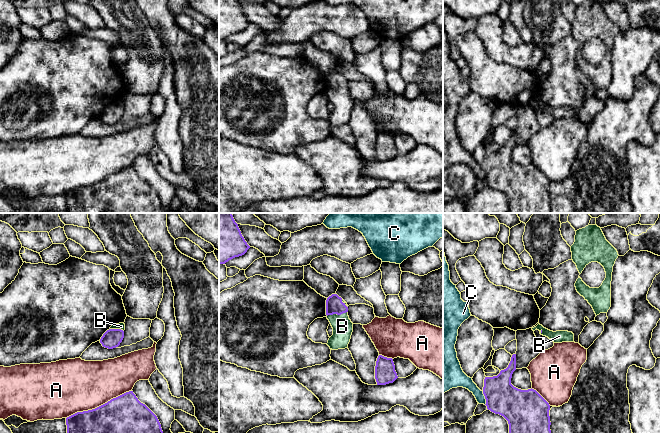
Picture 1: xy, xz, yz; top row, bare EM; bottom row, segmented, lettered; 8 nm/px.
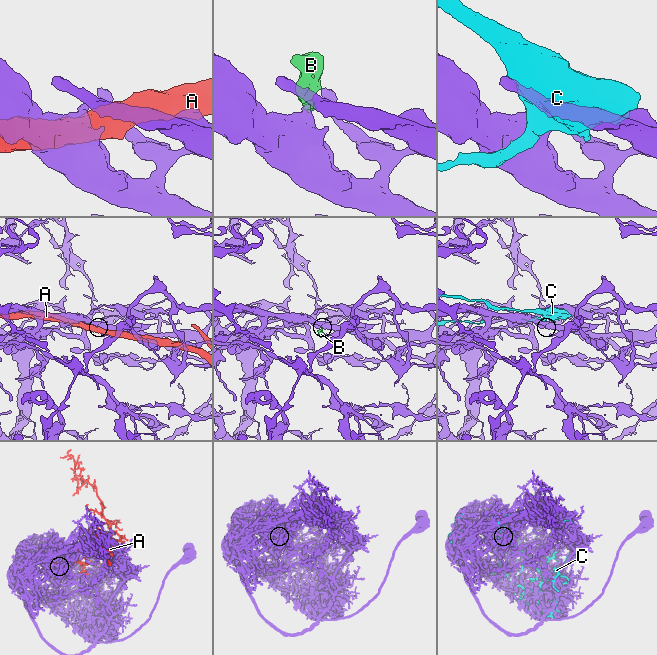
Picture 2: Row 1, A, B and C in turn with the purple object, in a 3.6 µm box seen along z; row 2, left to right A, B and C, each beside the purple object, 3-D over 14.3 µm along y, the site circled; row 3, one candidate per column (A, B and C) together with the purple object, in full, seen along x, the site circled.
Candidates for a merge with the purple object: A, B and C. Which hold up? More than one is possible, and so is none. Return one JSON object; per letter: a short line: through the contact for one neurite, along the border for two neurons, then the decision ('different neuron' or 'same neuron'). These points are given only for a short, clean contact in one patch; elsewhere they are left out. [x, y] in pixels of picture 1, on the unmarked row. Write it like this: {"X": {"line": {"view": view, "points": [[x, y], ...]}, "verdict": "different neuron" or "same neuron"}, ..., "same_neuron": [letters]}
{"A": {"verdict": "different neuron"}, "B": {"verdict": "same neuron"}, "C": {"verdict": "different neuron"}, "same_neuron": ["B"]}

